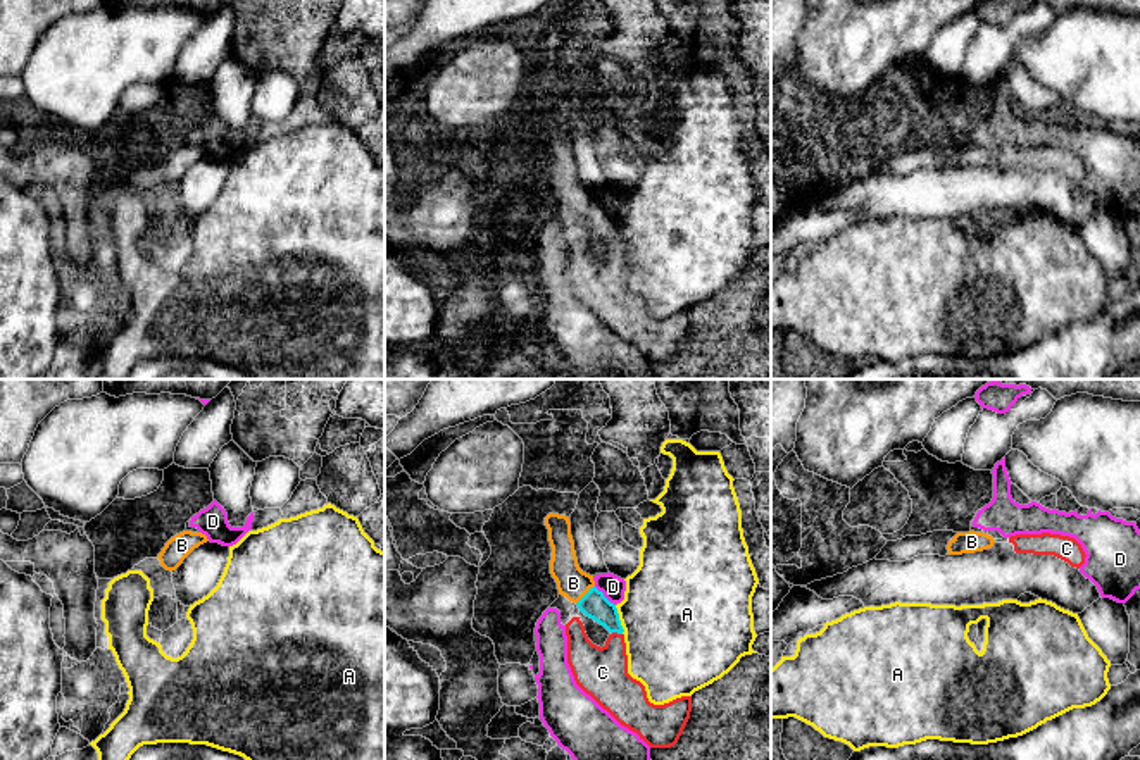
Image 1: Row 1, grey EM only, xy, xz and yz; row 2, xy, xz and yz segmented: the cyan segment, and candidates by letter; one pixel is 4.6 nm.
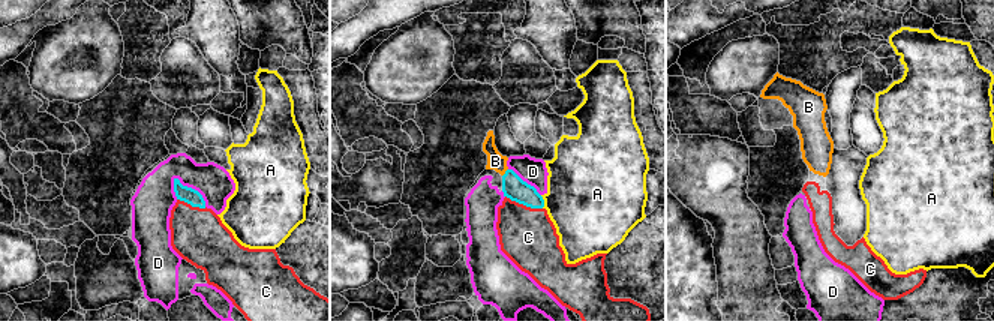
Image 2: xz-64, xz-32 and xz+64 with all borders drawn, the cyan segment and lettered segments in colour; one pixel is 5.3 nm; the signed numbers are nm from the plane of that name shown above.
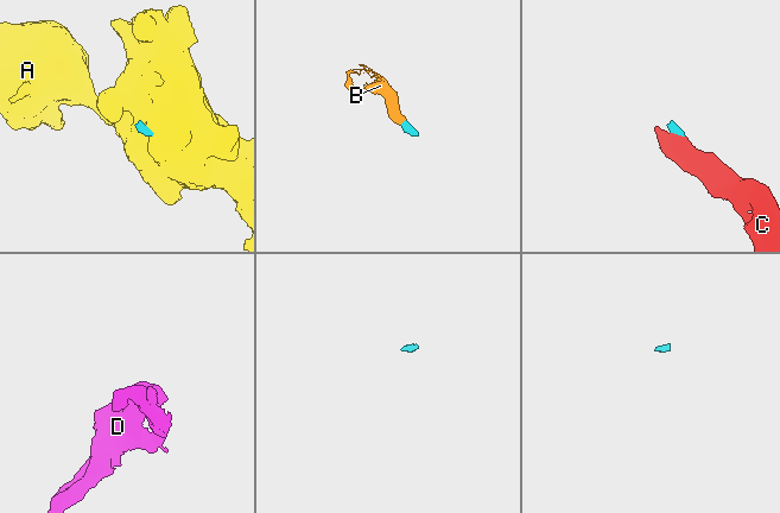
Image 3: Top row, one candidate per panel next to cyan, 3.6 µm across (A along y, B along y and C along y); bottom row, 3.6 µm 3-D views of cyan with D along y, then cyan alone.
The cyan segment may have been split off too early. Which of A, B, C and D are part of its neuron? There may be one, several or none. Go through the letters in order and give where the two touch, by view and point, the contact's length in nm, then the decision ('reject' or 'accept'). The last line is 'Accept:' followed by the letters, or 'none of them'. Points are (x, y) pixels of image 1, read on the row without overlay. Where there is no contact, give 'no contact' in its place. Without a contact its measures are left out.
A: xz (618, 233) | 140 nm | reject
B: xz (585, 209) | 130 nm | accept
C: xz (616, 245) | 60 nm | accept
D: xz (602, 209) | 140 nm | reject
Accept: B, C

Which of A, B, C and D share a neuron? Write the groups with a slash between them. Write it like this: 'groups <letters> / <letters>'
groups A / B C / D

